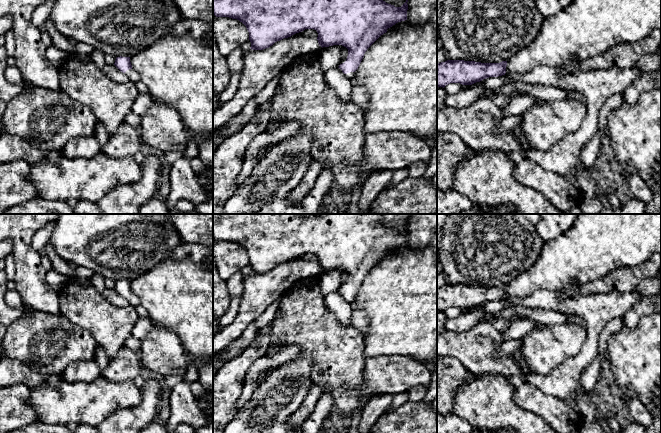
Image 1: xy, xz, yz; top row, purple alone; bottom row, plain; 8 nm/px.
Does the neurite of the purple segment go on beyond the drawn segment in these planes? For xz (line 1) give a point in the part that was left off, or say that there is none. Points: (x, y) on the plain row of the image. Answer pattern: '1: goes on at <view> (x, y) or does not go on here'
1: goes on at xz (359, 320)

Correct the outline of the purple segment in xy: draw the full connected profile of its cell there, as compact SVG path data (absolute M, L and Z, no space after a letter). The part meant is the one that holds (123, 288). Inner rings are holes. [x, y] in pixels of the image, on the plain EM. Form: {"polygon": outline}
{"polygon": "M130 280L117 281L114 289L129 302L130 306L137 307L141 304L140 299L132 292Z"}

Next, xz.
{"polygon": "M213 214L213 238L216 241L229 241L242 246L248 256L251 266L250 273L263 274L272 270L275 266L302 256L305 253L314 253L318 257L319 270L329 271L342 269L348 273L348 280L344 287L338 292L351 305L352 316L351 326L361 331L367 332L369 321L364 311L355 309L352 304L356 300L356 295L364 281L367 273L384 257L387 253L398 246L407 244L408 219L406 226L401 231L395 231L383 225L380 221L384 214Z"}

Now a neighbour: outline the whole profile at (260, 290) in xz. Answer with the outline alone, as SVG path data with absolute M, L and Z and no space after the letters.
M299 256L263 274L245 273L238 313L229 326L213 336L213 357L239 339L247 326L281 298L296 281L316 276L318 271L317 262Z

